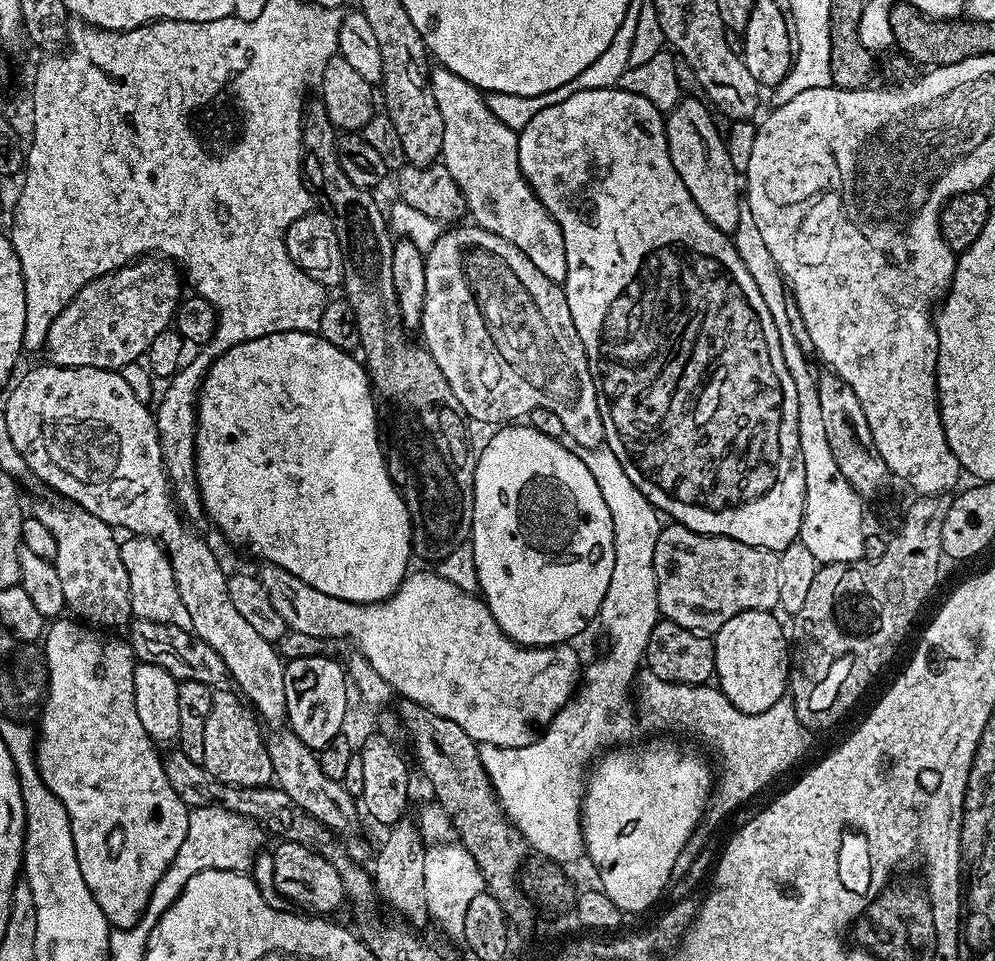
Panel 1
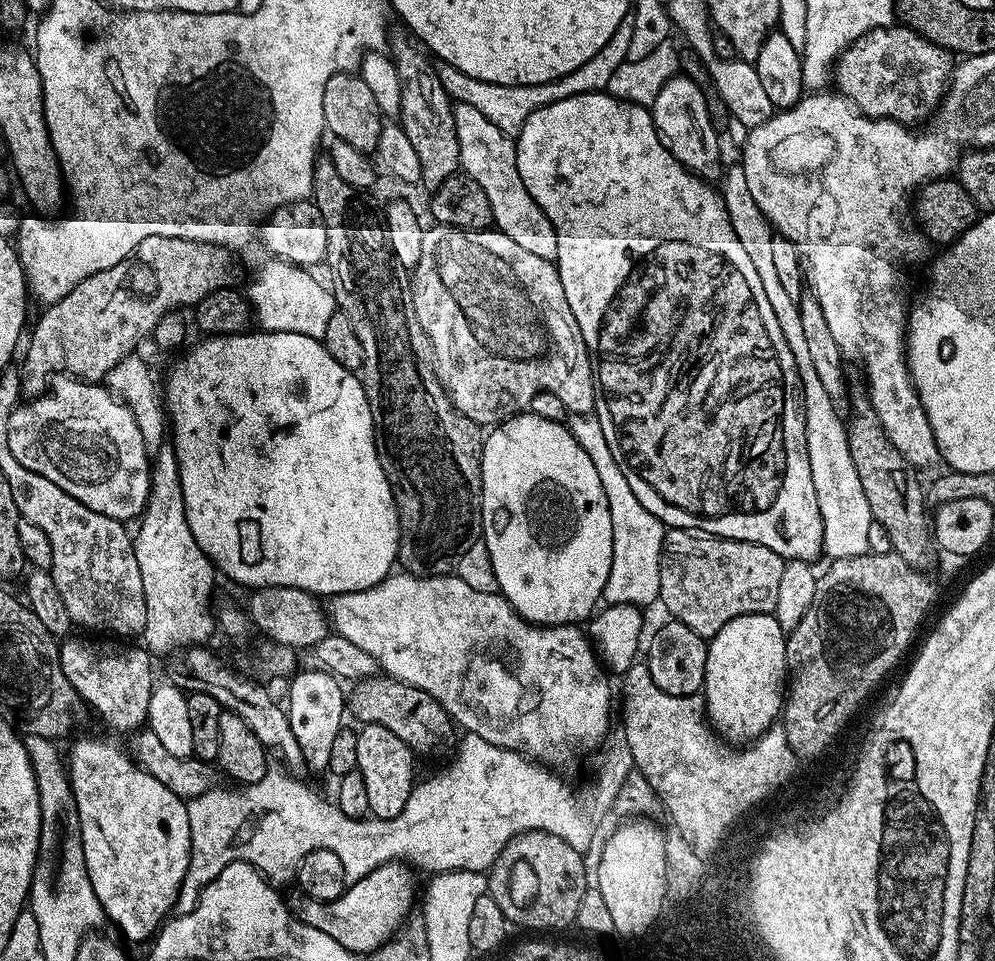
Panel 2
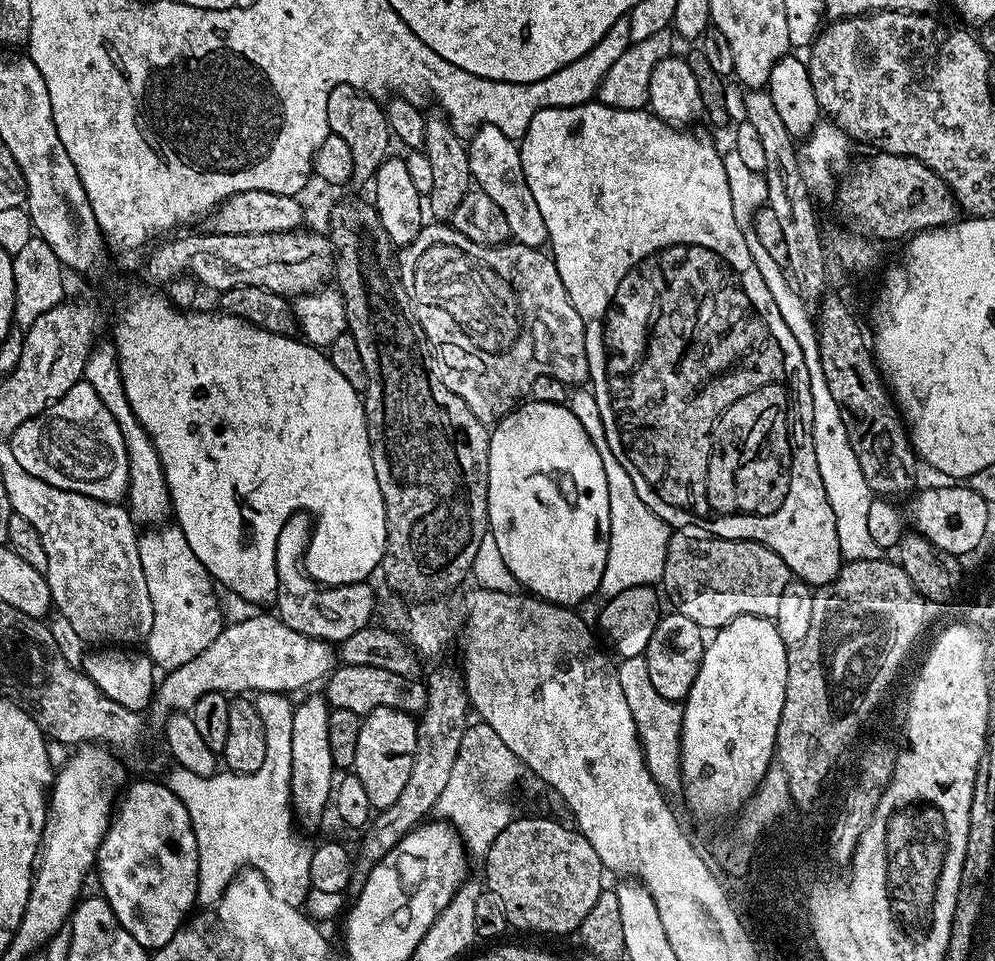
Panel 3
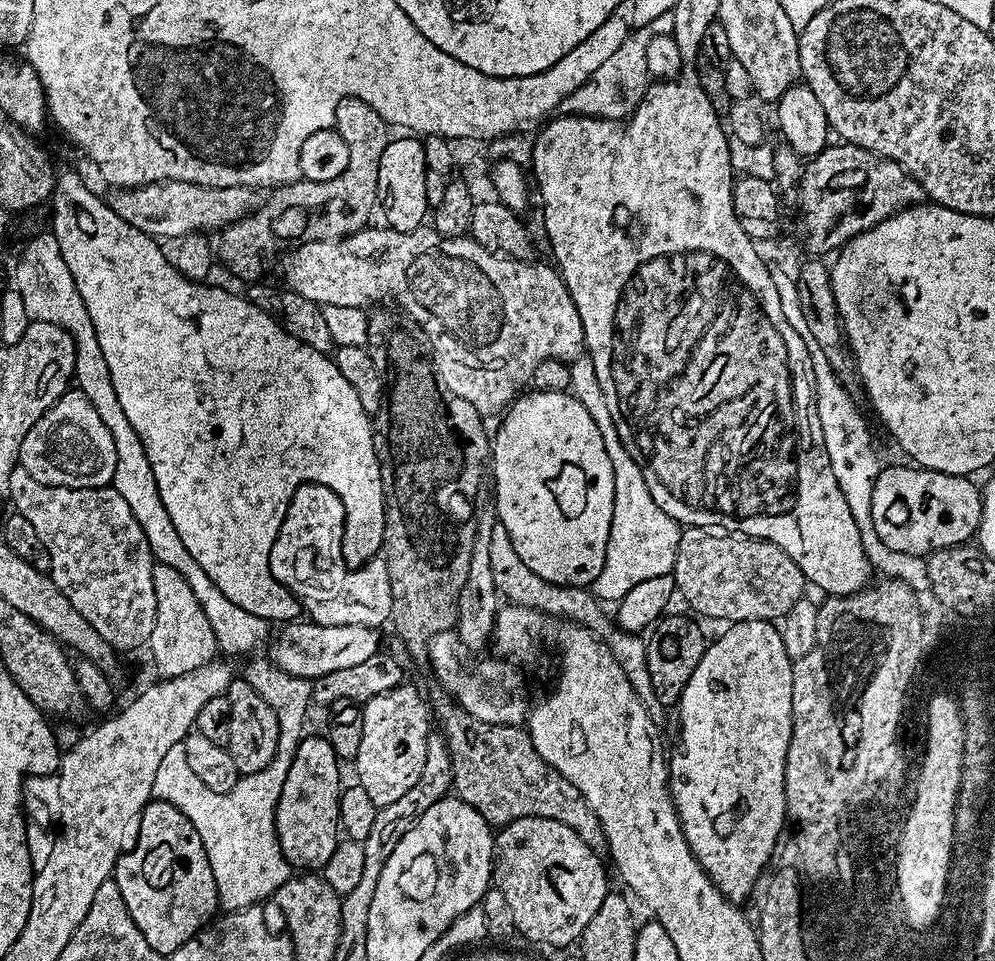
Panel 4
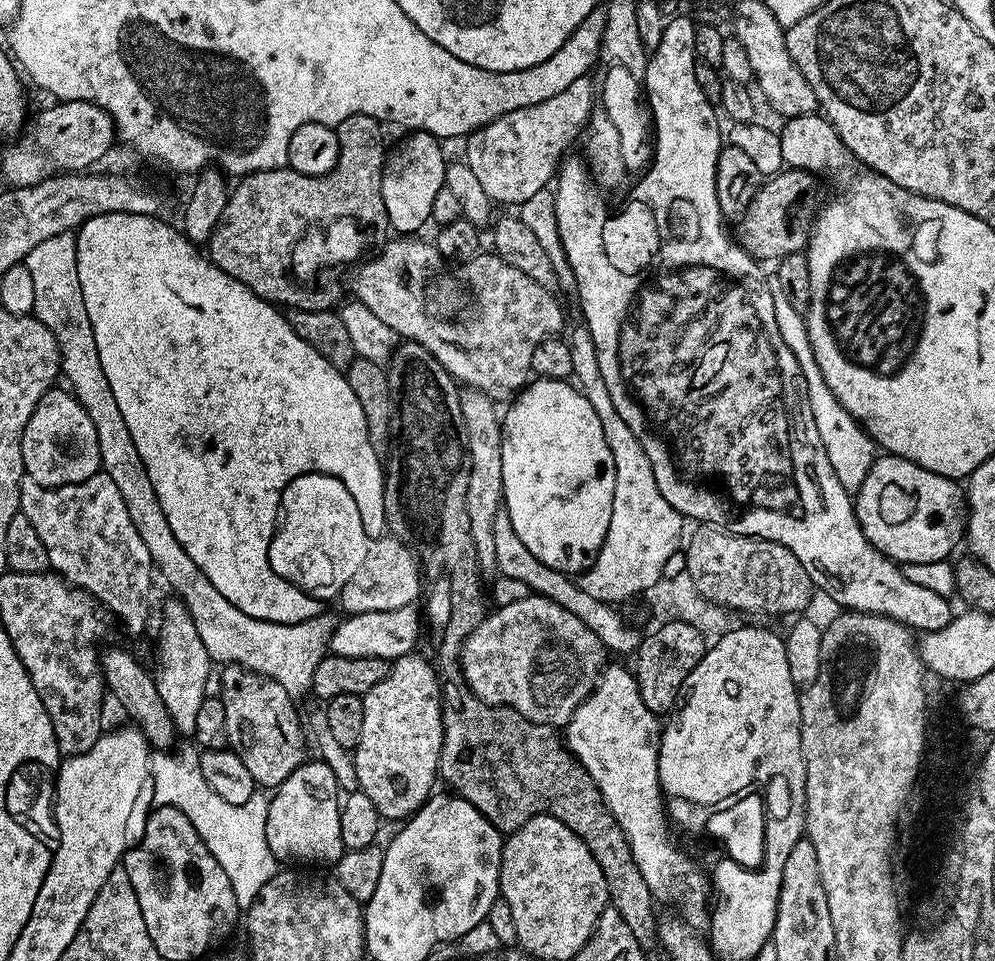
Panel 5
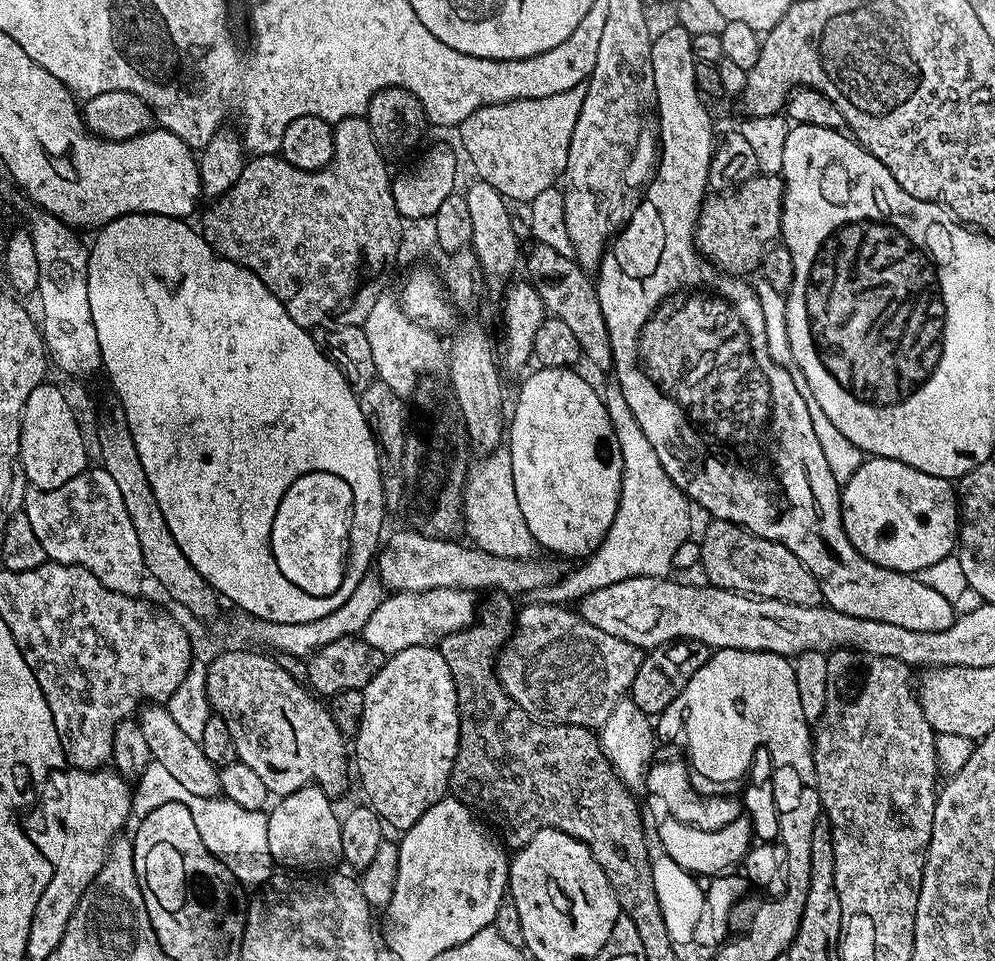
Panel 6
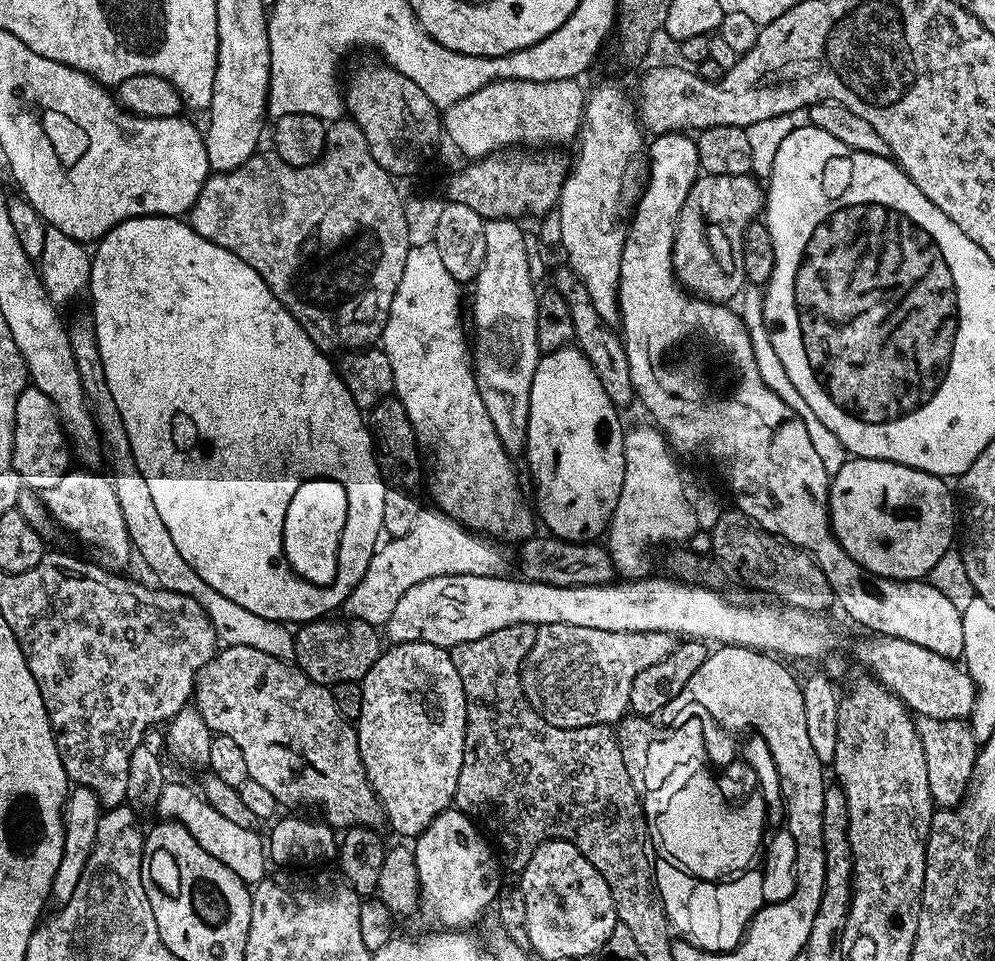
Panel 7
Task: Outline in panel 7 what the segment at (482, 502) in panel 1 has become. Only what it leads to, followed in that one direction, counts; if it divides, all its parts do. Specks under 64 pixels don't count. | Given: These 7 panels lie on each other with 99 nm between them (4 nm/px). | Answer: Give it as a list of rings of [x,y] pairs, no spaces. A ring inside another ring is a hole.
[[[569,346],[567,348],[559,348],[553,352],[545,352],[541,355],[540,361],[536,363],[536,369],[534,370],[534,382],[530,386],[530,418],[528,419],[528,442],[526,445],[526,457],[528,456],[528,468],[532,471],[532,480],[536,483],[536,504],[534,500],[534,508],[538,513],[539,519],[540,516],[544,519],[544,524],[551,535],[557,536],[559,540],[572,540],[576,544],[583,544],[585,542],[596,542],[601,539],[608,531],[608,525],[612,522],[612,515],[614,510],[618,506],[618,498],[622,494],[622,482],[624,481],[624,433],[626,431],[625,425],[620,425],[620,416],[618,413],[617,405],[613,404],[611,398],[606,394],[606,390],[602,390],[602,382],[598,382],[598,374],[594,370],[592,363],[584,357],[583,352],[575,346]]]

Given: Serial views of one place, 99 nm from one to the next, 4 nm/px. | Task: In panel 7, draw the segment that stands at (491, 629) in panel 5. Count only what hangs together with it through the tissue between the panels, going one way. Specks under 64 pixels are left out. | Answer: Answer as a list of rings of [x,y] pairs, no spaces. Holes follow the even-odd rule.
[[[541,624],[536,629],[534,646],[526,654],[524,663],[520,666],[520,681],[524,697],[530,702],[530,706],[550,726],[559,728],[577,728],[578,726],[594,726],[595,724],[615,725],[629,711],[630,686],[634,686],[634,678],[646,670],[646,666],[654,666],[654,662],[662,662],[666,654],[676,649],[678,640],[671,632],[611,632],[610,630],[590,630],[590,626],[566,626],[565,624]]]

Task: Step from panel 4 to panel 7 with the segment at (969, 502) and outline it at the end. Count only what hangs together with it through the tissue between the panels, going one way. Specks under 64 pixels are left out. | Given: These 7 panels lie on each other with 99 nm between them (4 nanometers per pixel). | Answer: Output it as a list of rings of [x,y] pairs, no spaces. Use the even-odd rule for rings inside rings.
[[[848,458],[828,485],[828,520],[837,542],[864,567],[864,571],[887,580],[924,580],[954,544],[958,532],[958,504],[952,501],[945,477],[926,474],[889,460]]]

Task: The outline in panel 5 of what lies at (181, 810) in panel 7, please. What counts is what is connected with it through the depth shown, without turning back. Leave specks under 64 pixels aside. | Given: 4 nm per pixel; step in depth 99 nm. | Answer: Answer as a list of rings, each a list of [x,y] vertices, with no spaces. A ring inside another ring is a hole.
[[[172,750],[157,751],[151,757],[150,792],[152,788],[153,800],[151,803],[156,806],[169,804],[182,810],[182,814],[186,814],[186,818],[190,818],[190,822],[194,826],[194,830],[198,830],[202,842],[206,842],[206,850],[210,850],[210,854],[214,854],[218,866],[222,866],[222,870],[226,870],[226,878],[230,878],[234,898],[241,906],[250,906],[258,898],[262,886],[266,886],[266,882],[270,882],[272,875],[278,871],[278,861],[274,858],[274,854],[270,854],[270,846],[266,846],[266,814],[268,813],[269,797],[263,791],[258,790],[252,795],[250,802],[245,804],[222,802],[218,798],[218,794],[214,794],[214,790],[210,790],[206,778],[202,778],[199,759],[195,755],[191,756],[188,752],[175,752]]]

